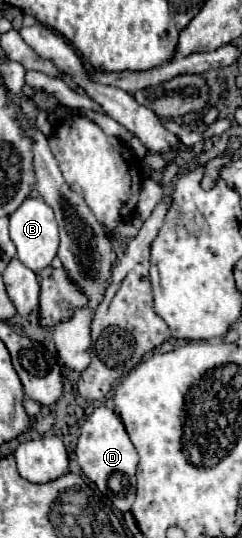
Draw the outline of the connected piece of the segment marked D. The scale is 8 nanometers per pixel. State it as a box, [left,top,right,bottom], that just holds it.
[75,407,139,513]

